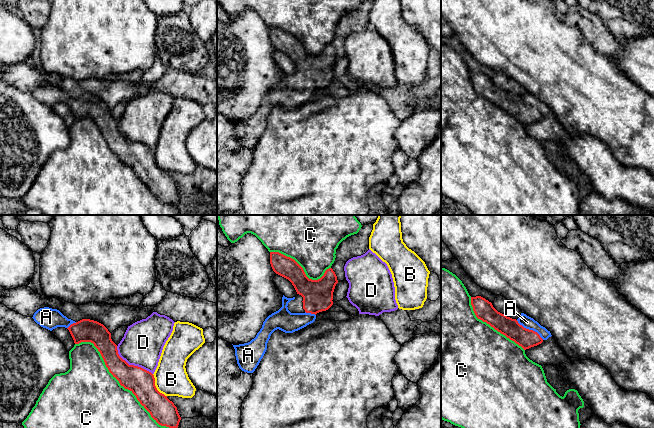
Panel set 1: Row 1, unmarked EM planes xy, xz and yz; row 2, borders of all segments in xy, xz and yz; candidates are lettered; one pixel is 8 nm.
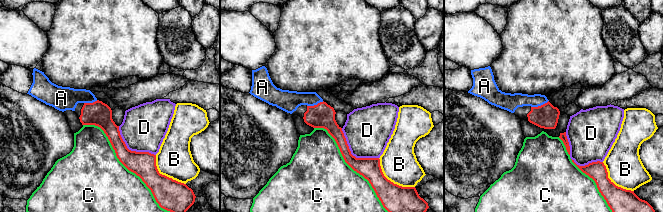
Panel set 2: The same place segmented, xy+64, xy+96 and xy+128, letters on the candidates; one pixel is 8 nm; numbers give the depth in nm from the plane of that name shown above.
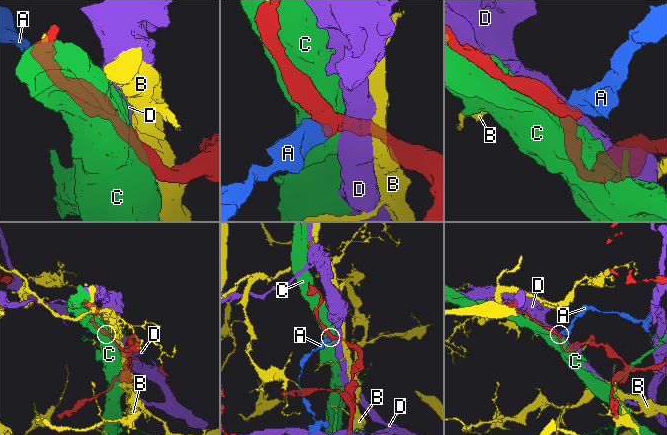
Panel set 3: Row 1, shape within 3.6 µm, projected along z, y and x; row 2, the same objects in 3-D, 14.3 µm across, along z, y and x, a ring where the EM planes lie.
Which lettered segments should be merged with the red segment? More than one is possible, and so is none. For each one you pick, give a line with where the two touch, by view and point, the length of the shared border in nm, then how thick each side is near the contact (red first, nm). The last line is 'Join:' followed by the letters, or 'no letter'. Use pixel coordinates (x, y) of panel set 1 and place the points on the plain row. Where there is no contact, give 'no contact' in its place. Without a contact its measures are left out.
A: yz (530, 106) | 280 nm | 150/100 nm
Join: A

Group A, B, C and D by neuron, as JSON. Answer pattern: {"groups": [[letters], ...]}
{"groups": [["A"], ["B"], ["C"], ["D"]]}

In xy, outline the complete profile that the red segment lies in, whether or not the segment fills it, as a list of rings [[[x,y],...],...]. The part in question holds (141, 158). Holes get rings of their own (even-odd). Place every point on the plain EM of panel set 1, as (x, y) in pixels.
[[[44,83],[38,85],[33,93],[41,103],[50,107],[57,103],[69,106],[74,119],[91,118],[100,128],[109,148],[121,162],[130,166],[151,193],[161,202],[178,204],[181,193],[177,183],[155,162],[154,151],[138,142],[129,141],[117,126],[111,115],[111,109],[101,99],[82,95],[75,98],[64,92],[59,86]]]

